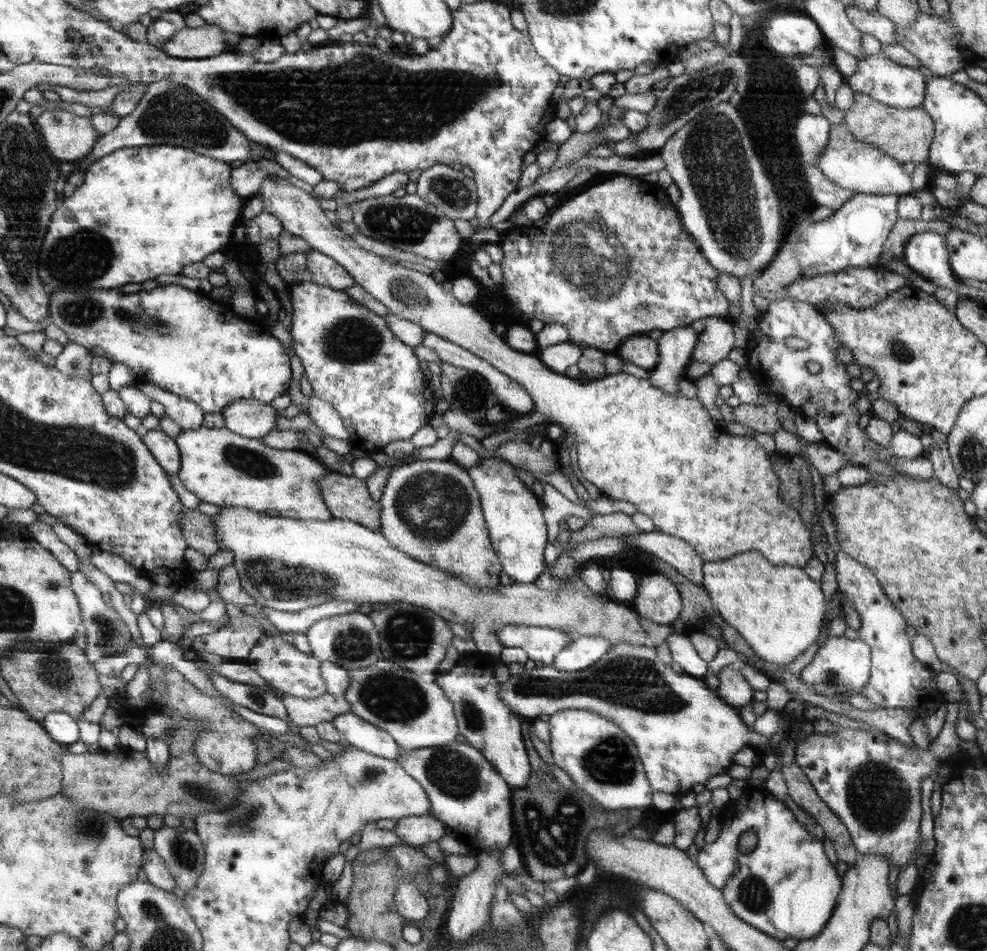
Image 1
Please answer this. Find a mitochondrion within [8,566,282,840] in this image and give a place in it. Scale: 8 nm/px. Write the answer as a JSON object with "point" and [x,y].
{"point":[53,669]}

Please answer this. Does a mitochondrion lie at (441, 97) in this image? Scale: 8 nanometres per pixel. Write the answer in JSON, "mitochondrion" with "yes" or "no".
{"mitochondrion":"yes"}

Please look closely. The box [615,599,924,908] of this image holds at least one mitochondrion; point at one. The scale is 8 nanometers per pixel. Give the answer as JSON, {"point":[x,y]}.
{"point":[880,796]}

